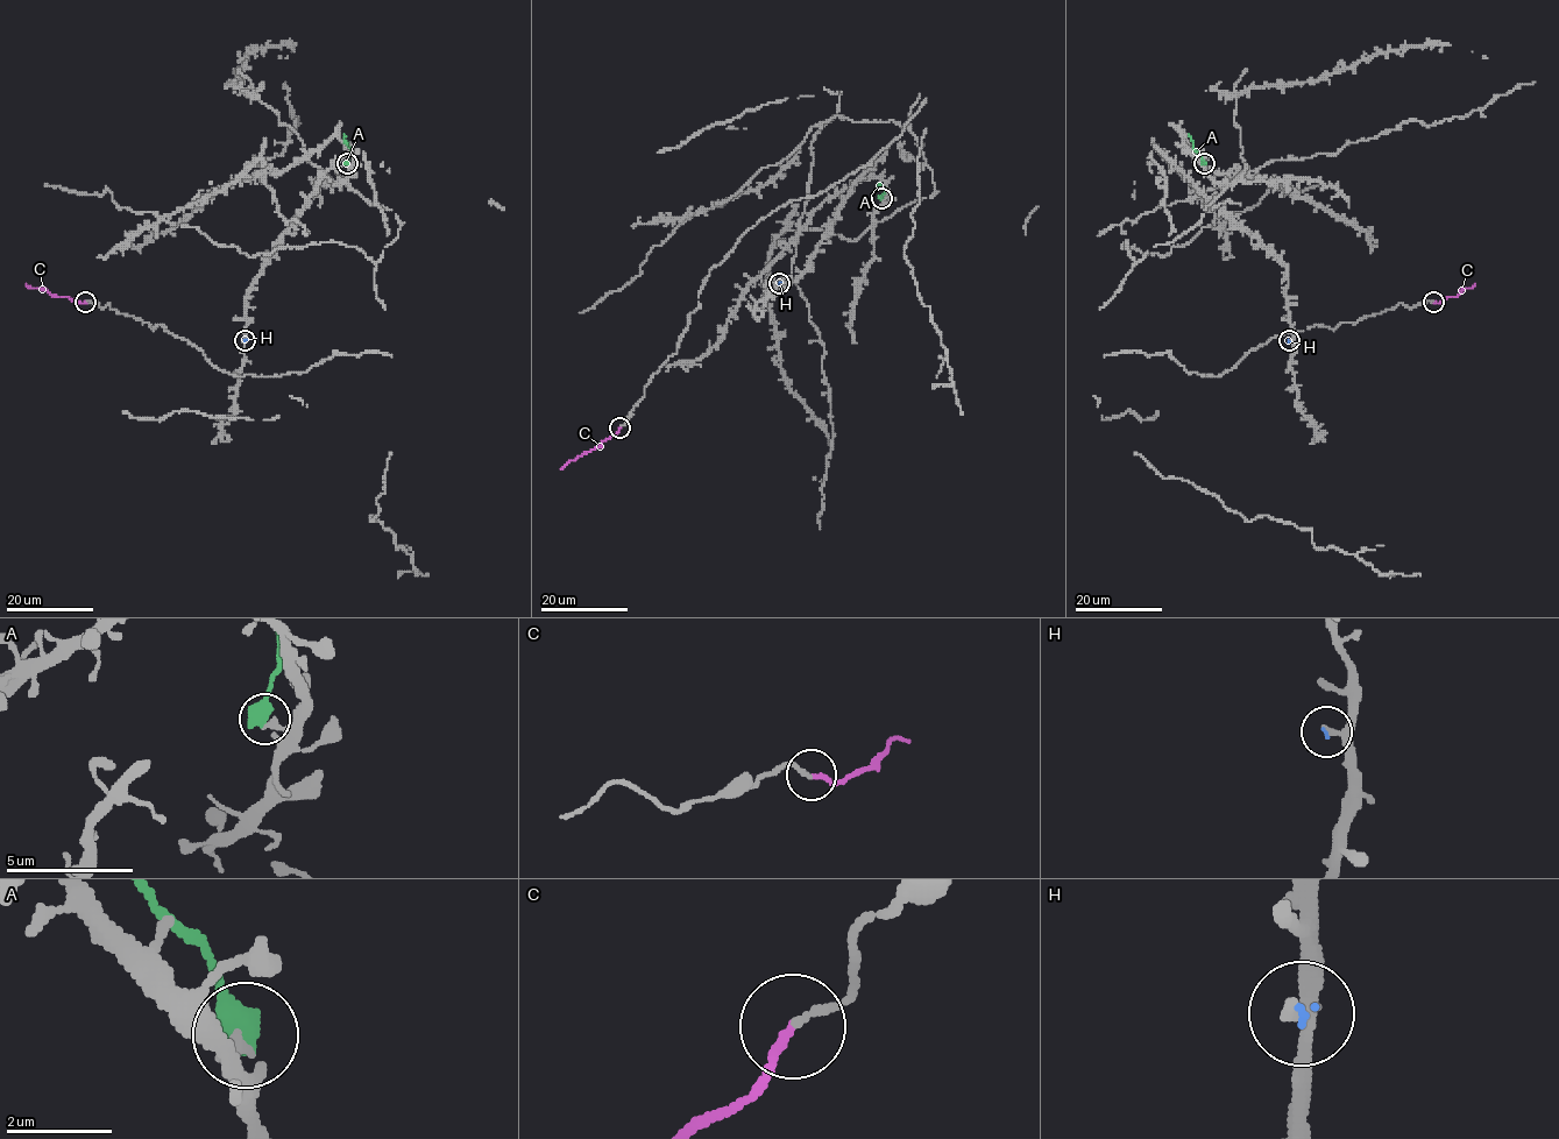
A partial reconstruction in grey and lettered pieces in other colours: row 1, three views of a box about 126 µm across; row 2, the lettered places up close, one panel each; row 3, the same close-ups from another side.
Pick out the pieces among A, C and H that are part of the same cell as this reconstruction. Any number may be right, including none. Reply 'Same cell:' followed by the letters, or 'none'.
Same cell: C

